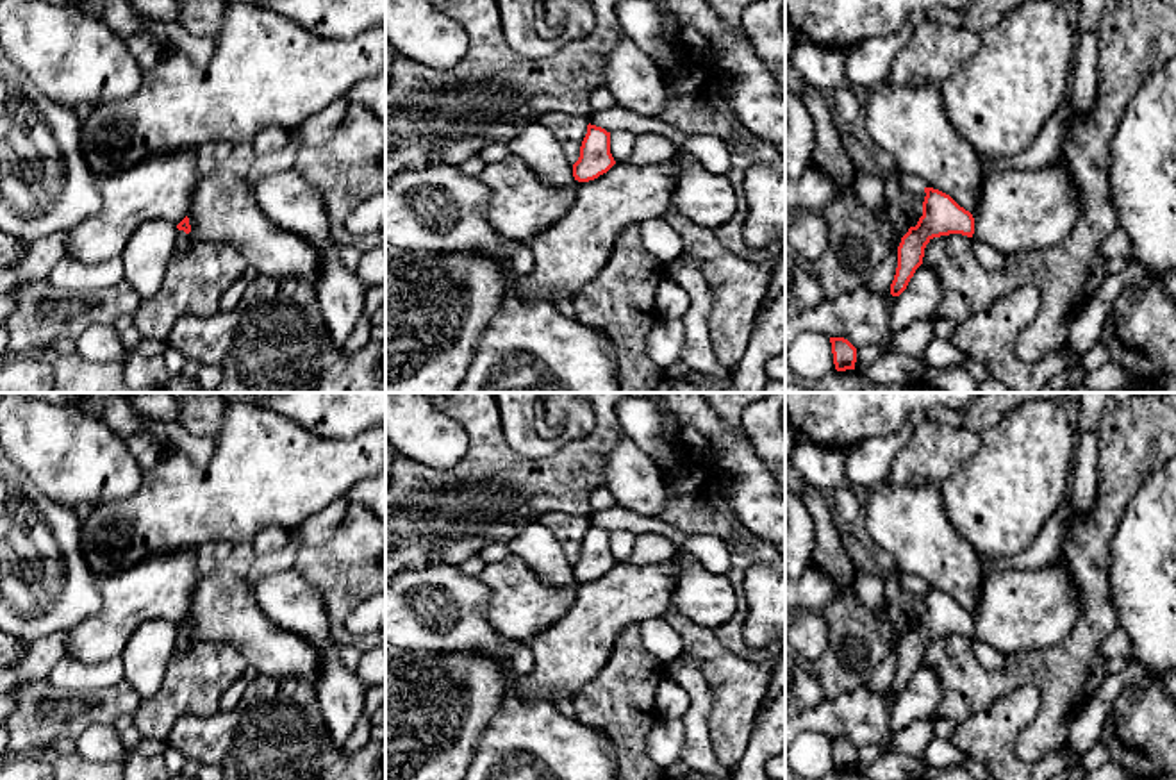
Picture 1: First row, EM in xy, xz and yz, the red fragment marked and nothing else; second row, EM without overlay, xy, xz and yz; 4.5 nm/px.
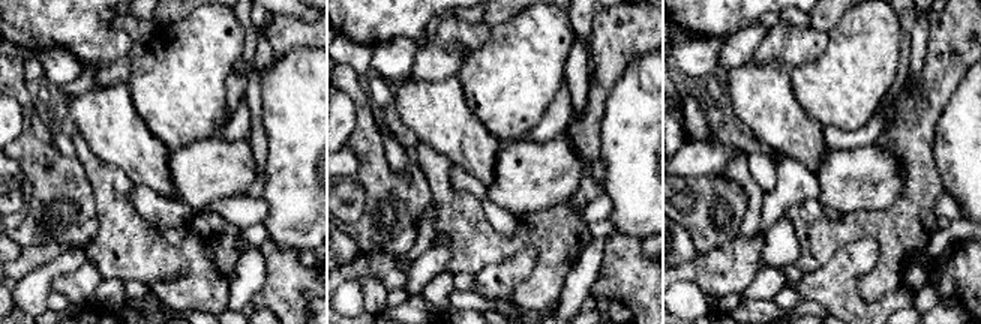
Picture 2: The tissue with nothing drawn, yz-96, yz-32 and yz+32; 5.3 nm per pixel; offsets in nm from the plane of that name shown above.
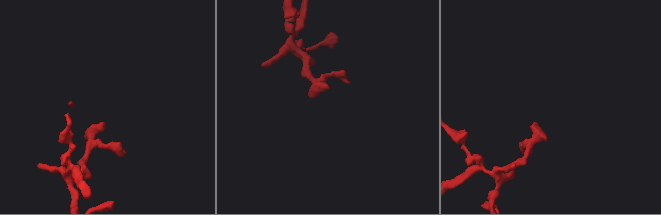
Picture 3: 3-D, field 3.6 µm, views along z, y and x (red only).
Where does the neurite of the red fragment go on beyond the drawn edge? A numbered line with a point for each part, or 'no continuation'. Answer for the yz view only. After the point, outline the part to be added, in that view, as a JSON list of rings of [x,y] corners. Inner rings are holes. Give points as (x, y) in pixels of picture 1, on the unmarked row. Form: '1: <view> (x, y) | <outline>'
1: yz (993, 659) | [[[974,634],[971,639],[976,644],[976,657],[983,664],[985,669],[1001,671],[1005,668],[1005,659],[1006,659],[1005,653],[1001,653],[999,650],[989,646],[985,643],[978,643],[974,639]]]

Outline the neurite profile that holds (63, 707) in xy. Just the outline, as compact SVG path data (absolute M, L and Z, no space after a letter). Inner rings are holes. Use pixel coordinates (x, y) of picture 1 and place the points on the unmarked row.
M57 698L41 703L39 710L46 719L66 719L75 714L77 705L73 698Z

